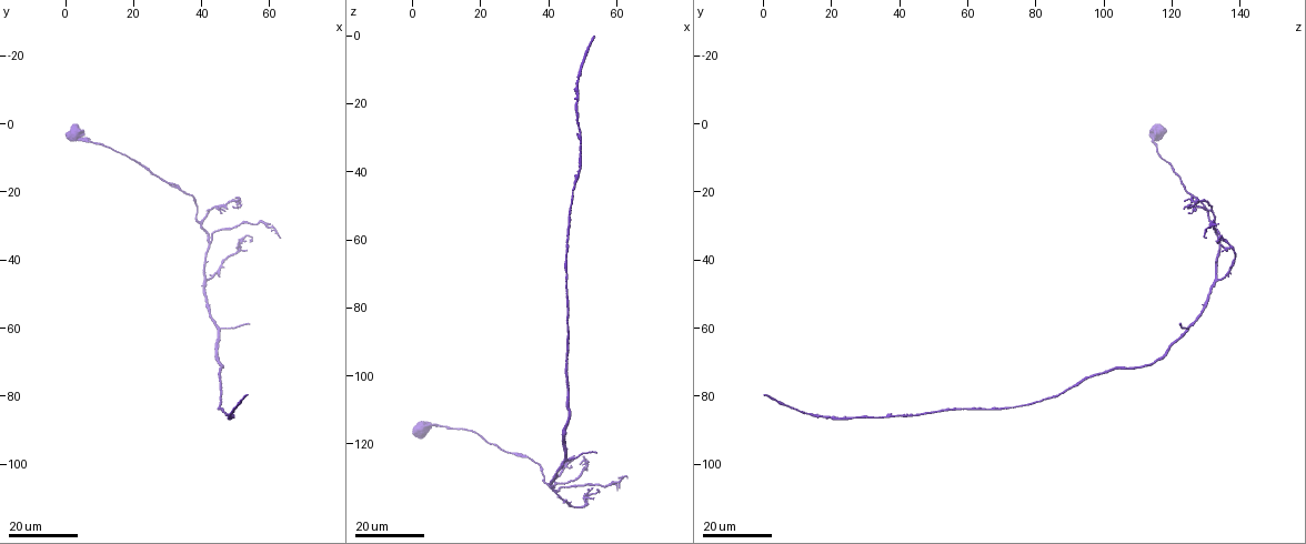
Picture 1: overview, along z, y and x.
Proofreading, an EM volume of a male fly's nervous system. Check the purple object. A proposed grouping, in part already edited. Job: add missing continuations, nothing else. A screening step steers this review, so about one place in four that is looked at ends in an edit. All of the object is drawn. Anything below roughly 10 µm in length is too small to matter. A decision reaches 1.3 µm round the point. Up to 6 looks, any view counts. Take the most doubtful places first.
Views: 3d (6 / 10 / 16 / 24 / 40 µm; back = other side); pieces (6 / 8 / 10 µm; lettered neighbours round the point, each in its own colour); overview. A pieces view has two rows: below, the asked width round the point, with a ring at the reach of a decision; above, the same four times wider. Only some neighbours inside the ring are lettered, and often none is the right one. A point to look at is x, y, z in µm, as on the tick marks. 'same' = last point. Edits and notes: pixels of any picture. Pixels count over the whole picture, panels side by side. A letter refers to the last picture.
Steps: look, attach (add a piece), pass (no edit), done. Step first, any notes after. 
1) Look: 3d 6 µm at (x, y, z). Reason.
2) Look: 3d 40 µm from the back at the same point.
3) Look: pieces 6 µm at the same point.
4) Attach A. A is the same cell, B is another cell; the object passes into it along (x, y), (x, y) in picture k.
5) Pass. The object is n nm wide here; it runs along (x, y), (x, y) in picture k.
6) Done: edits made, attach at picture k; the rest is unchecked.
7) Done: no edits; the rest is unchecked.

Look: 3d 24 µm at (53.5, 58.5, 122.5).

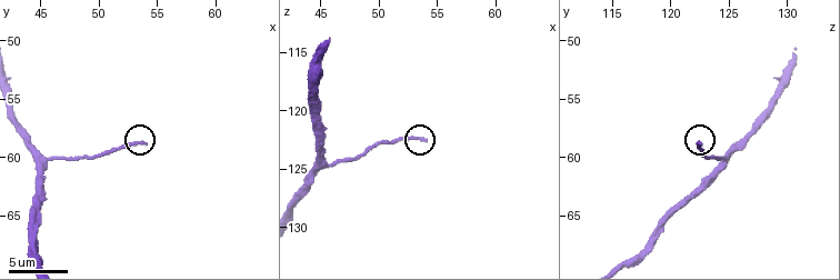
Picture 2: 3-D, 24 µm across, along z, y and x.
Look: pieces 8 µm at (53.8, 58.6, 122.6).

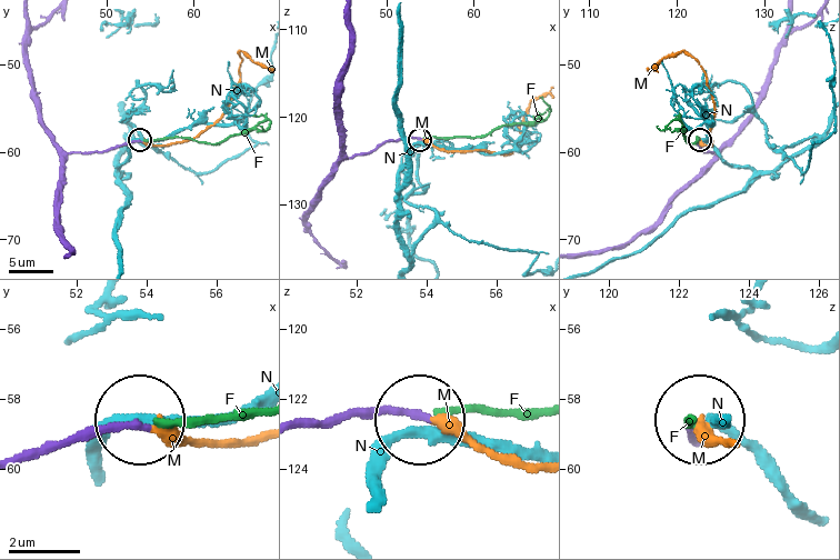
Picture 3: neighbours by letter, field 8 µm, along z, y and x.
Attach M. M is the same cell, F and N are other cells; the object passes into it along (51, 451), (138, 424), (164, 424), (201, 442), (254, 442) in picture 3; the neuron continues.

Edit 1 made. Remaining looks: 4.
Look: overview. Redraw.

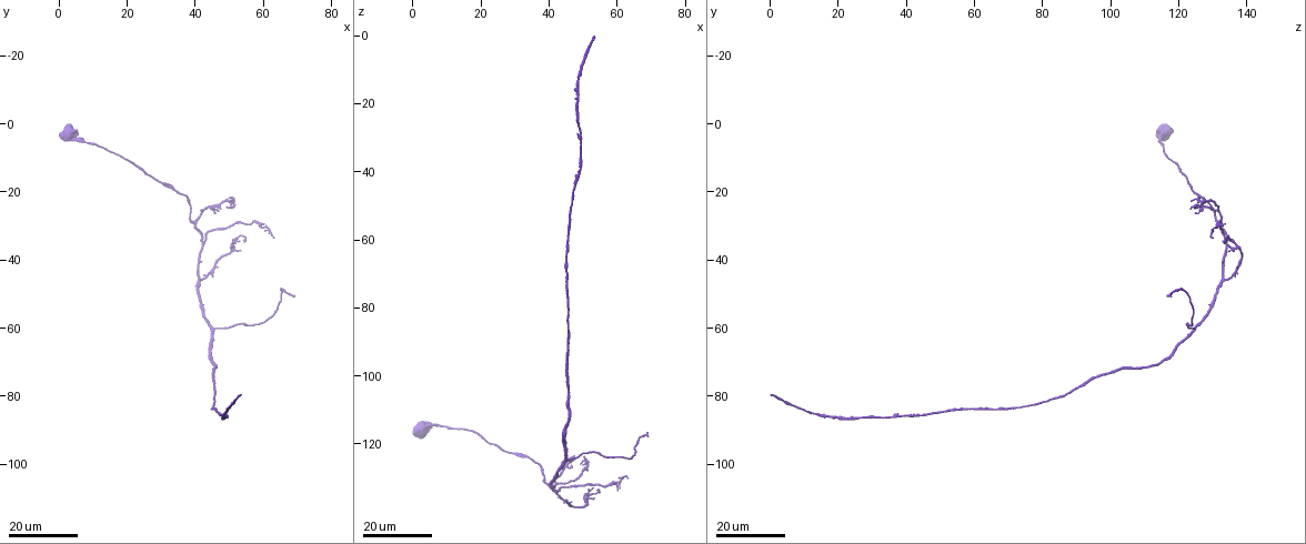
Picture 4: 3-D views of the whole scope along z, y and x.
Look: 3d 24 µm at (53.0, 79.5, 0.0). Branch stops here.

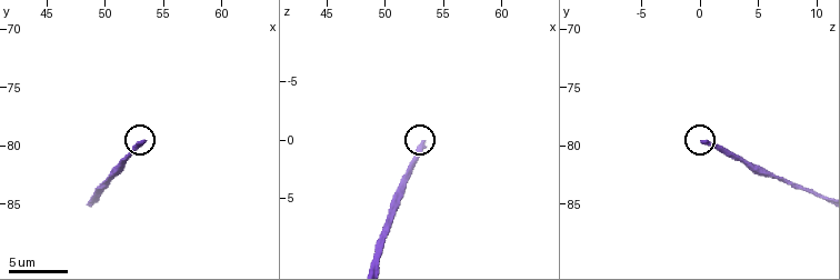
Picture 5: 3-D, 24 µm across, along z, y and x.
Look: pieces 8 µm at (53.2, 79.8, 0.2).

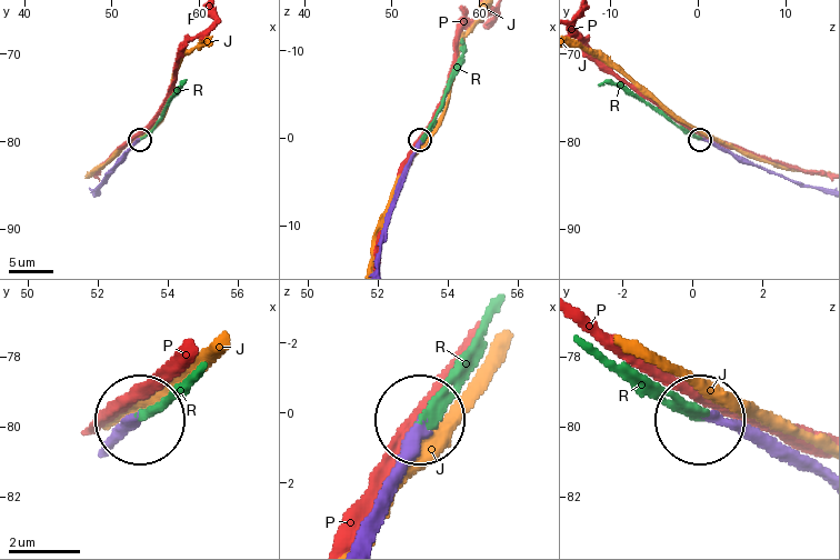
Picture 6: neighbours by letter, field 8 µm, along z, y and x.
Attach R. R is the same cell, J and P are other cells; the object passes into it along (370, 512), (487, 309) in picture 6; it goes on there.

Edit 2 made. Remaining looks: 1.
Done: edits made, attach at picture 3, attach at picture 6; the rest is unchecked.

